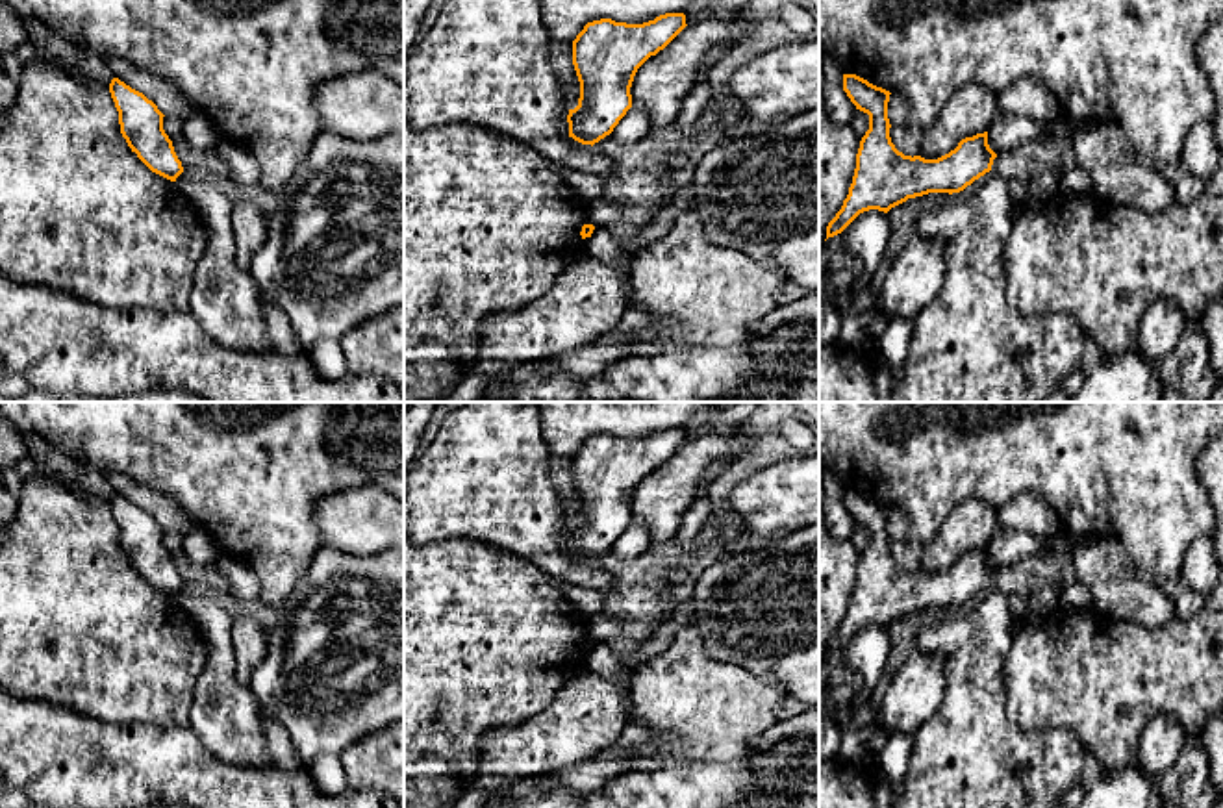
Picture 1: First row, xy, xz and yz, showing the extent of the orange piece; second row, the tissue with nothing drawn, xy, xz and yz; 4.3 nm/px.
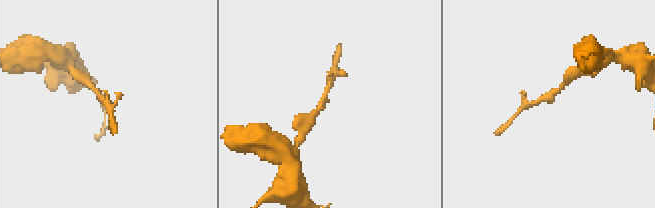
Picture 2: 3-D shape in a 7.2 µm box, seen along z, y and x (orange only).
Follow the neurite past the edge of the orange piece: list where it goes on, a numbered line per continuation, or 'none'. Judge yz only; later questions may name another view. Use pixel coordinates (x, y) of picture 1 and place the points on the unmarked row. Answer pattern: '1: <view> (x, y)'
none

